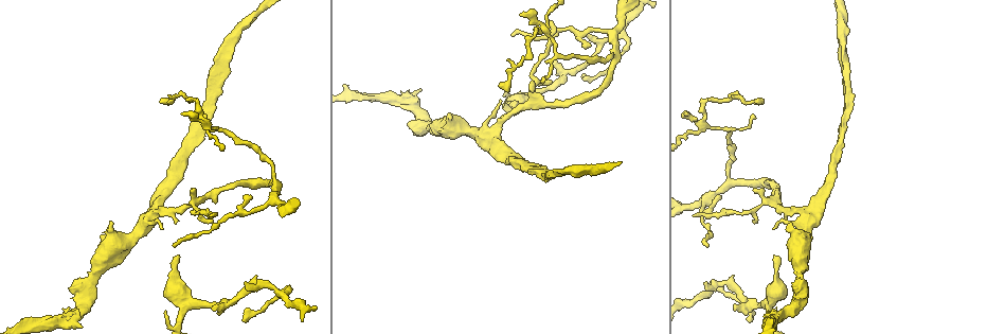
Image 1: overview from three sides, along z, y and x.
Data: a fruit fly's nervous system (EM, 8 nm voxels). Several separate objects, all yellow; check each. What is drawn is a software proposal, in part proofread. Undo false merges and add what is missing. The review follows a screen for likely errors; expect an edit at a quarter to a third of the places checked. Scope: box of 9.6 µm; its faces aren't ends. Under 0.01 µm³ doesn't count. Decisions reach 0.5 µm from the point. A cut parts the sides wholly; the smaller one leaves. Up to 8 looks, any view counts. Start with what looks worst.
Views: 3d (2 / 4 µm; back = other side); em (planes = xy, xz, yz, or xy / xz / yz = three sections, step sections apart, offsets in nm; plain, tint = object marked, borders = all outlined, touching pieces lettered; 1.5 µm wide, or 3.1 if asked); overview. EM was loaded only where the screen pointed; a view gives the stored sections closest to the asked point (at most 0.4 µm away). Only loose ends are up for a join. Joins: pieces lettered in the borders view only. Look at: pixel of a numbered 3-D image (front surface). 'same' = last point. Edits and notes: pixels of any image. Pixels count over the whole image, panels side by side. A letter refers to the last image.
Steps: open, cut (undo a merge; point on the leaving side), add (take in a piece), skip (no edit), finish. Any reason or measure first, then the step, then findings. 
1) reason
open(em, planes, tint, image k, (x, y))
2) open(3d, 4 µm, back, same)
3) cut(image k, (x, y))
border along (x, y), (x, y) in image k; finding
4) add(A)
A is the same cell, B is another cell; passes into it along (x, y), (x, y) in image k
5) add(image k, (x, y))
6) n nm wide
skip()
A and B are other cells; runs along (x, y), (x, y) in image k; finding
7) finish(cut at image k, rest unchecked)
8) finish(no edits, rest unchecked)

an open end
open(em, xy, step 8, borders, image 1, (773, 254))

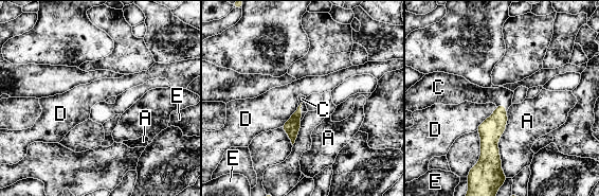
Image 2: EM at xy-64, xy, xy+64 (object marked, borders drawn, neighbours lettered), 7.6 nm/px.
another direction
open(em, planes, borders, same)

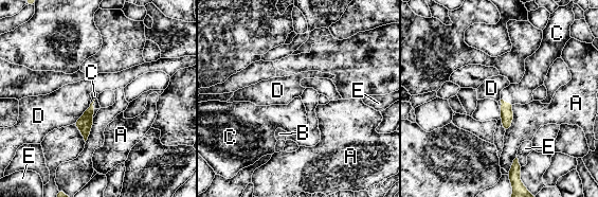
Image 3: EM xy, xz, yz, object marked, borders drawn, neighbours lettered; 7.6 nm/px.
A touches over 220 nm
add(C)
C is the same cell, A, B, D and E are other cells; it goes on there

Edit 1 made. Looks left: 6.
an open end
open(3d, 2 µm, image 1, (244, 284))

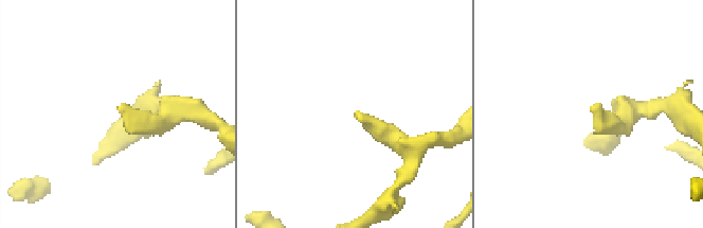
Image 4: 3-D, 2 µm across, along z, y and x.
shape alone is not enough
open(em, xy, step 8, tint, image 4, (595, 110))

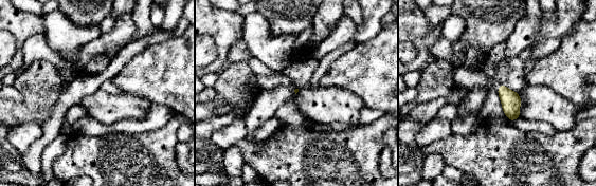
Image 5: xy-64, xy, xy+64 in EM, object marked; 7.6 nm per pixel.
cut it another way
open(em, planes, borders, same)

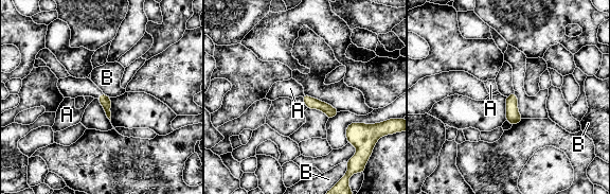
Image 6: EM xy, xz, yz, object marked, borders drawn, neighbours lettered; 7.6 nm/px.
skip()
A and B are other cells; border along (514, 91), (506, 96) in image 6; none of them fits

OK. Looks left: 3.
open(em, planes, borders, image 1, (686, 113))

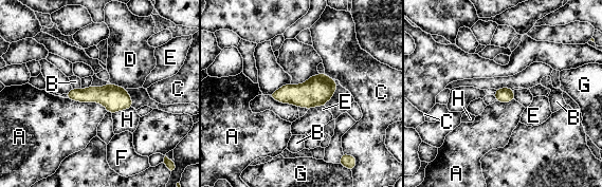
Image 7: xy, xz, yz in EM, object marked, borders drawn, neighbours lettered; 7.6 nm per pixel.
skip()
A, B, C, D, E, F, G and H are other cells; no lettered piece goes on from it

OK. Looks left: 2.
finish(add at image 3, rest unchecked)

